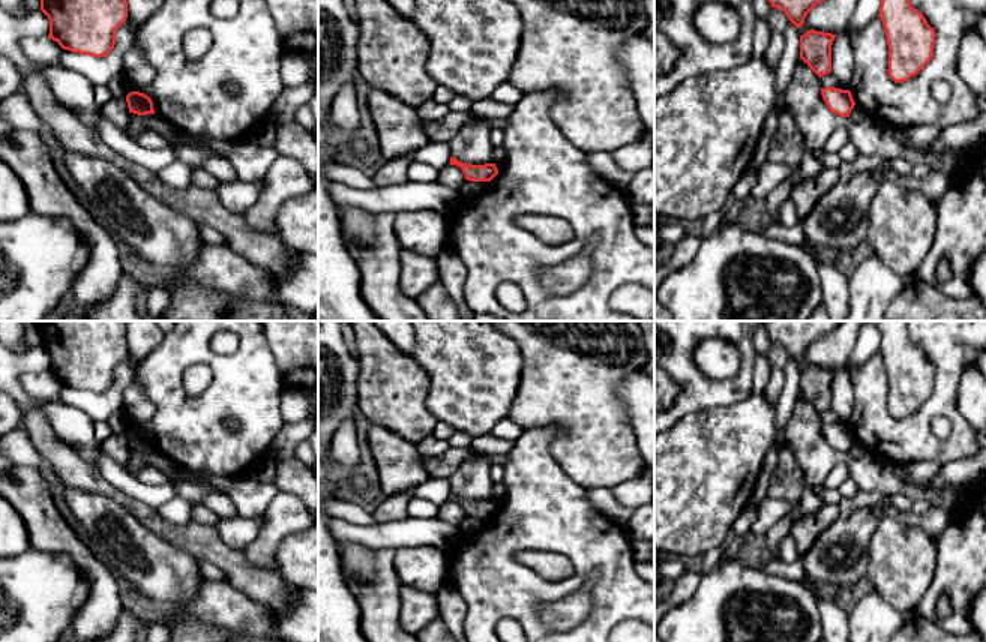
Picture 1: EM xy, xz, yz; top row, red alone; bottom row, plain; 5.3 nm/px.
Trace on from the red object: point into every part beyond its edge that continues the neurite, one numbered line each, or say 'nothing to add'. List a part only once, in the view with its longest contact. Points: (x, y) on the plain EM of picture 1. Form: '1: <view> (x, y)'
nothing to add

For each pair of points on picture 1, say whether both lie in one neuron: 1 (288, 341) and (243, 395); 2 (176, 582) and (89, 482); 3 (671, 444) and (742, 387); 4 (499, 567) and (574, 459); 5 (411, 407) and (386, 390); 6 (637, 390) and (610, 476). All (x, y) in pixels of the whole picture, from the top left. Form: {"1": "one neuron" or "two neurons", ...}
{"1": "two neurons", "2": "two neurons", "3": "two neurons", "4": "two neurons", "5": "one neuron", "6": "two neurons"}

